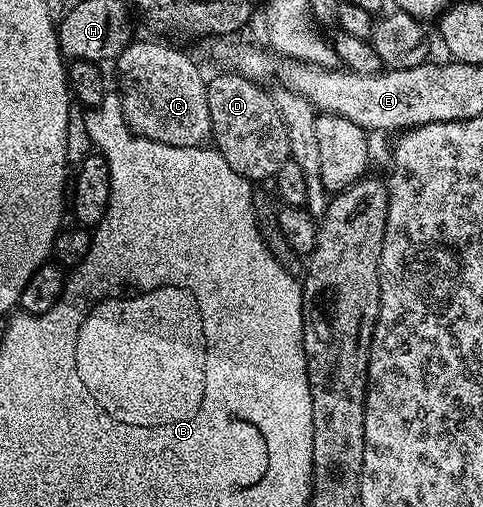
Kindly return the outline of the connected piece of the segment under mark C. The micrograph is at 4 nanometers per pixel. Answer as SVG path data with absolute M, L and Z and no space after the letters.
M161 40L130 41L115 60L121 76L119 88L122 114L130 130L139 138L157 140L173 147L208 147L213 140L212 120L209 117L207 80L190 56Z

